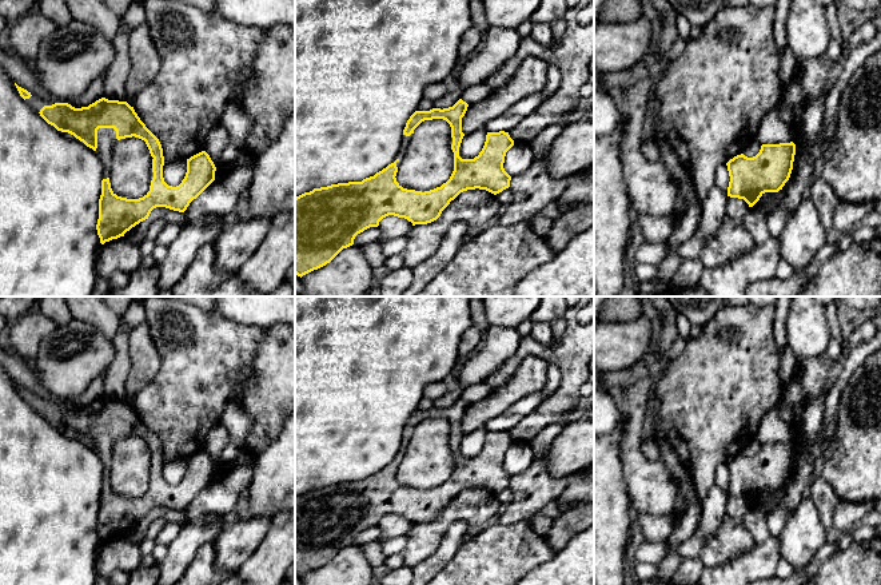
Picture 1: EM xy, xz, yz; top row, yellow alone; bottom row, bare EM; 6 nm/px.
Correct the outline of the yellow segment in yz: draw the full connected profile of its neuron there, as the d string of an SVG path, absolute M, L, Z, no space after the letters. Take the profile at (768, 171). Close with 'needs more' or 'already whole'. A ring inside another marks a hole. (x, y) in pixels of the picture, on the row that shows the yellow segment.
M762 144L760 152L748 158L744 154L726 166L730 176L727 196L744 199L753 207L765 192L778 192L789 180L796 155L796 144Z | already whole

